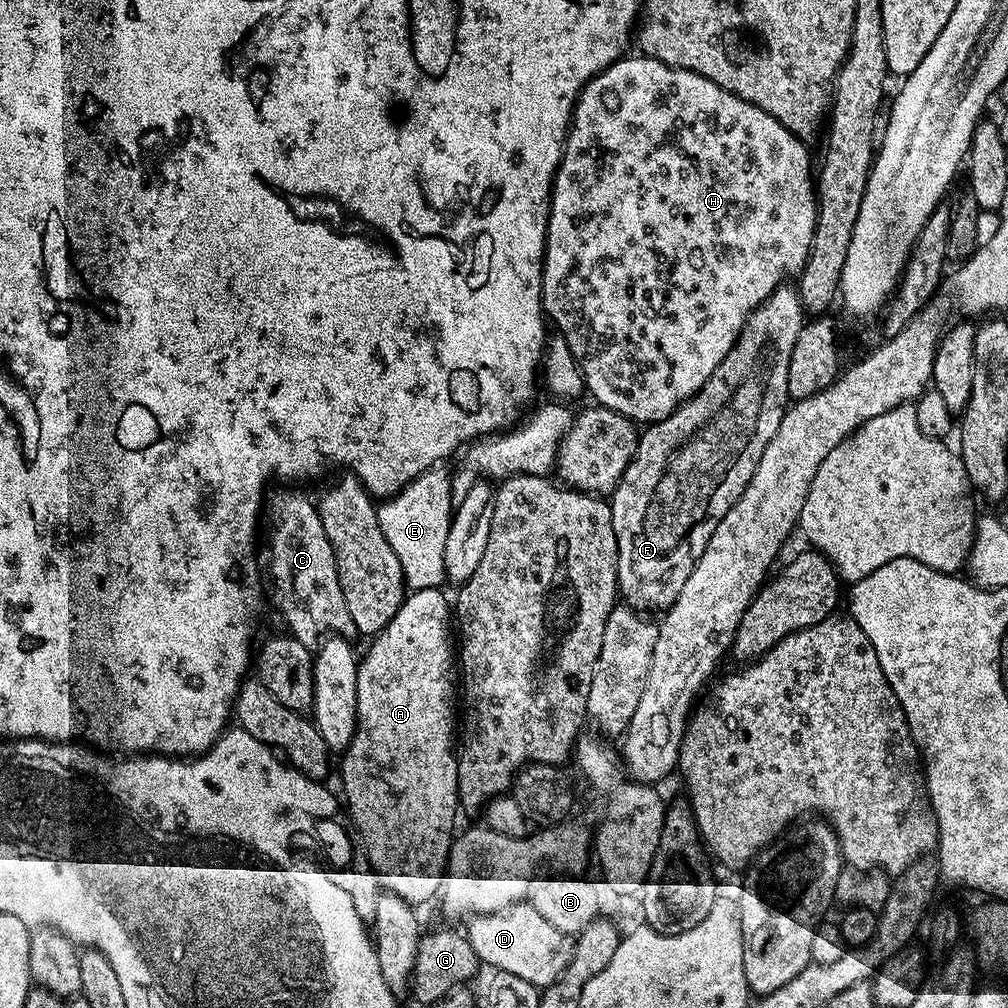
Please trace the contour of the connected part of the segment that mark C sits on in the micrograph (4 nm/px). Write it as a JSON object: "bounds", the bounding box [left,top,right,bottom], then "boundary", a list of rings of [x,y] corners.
{"bounds":[266,492,357,649],"boundary":[[[284,492],[281,496],[271,497],[270,508],[272,504],[272,520],[276,523],[276,529],[272,532],[272,537],[268,540],[268,568],[266,564],[266,572],[272,575],[272,600],[280,607],[280,612],[284,615],[284,620],[289,624],[290,635],[297,640],[302,642],[302,646],[306,646],[310,649],[317,649],[320,647],[322,641],[329,634],[335,634],[345,638],[352,638],[357,635],[356,627],[354,626],[354,618],[350,618],[350,609],[346,607],[346,598],[342,595],[342,582],[338,582],[338,566],[334,562],[334,550],[332,549],[332,543],[330,538],[326,538],[326,530],[322,527],[322,518],[318,514],[315,503],[310,499],[307,500],[300,492]]]}

